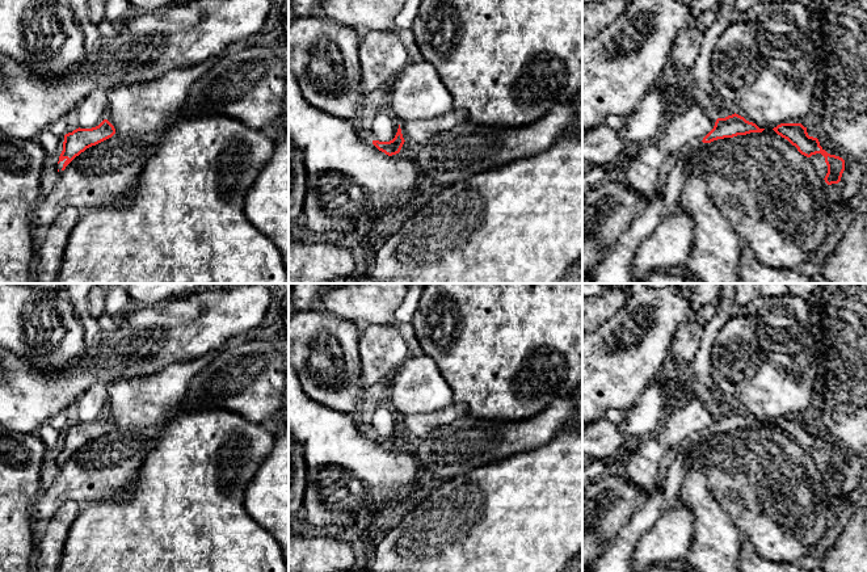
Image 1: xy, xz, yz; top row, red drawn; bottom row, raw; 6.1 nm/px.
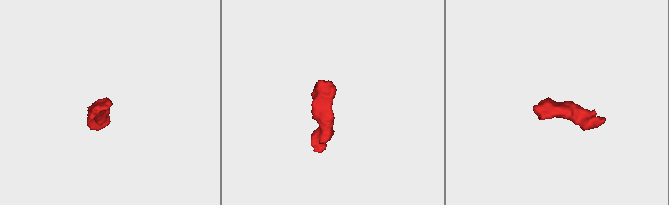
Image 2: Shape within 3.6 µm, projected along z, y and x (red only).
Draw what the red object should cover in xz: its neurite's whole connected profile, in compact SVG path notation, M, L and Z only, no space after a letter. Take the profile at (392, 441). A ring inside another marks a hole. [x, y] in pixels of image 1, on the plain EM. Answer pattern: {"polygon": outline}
{"polygon": "M399 419L397 426L395 432L390 436L379 436L379 434L373 434L373 438L382 446L384 446L388 450L396 449L400 446L403 438L404 438L404 432L401 428L401 422Z"}

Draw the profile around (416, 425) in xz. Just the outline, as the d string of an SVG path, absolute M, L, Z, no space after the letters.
M454 403L451 407L437 412L403 416L400 417L400 422L405 436L421 437L433 429L463 417L467 417L466 407L463 404Z

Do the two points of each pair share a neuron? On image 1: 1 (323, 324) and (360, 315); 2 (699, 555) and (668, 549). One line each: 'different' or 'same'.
1: different
2: different

